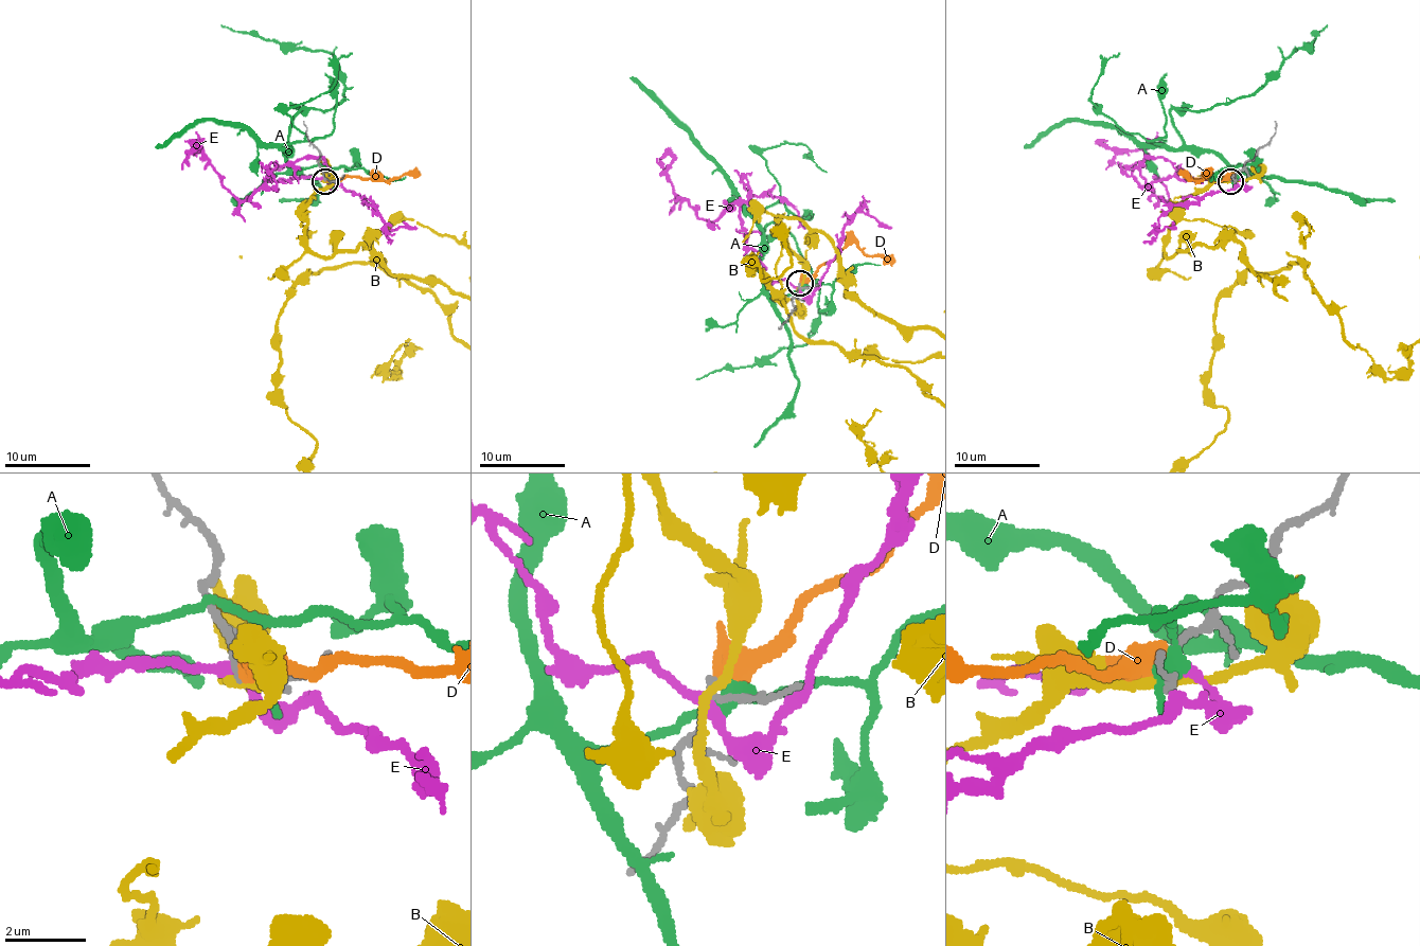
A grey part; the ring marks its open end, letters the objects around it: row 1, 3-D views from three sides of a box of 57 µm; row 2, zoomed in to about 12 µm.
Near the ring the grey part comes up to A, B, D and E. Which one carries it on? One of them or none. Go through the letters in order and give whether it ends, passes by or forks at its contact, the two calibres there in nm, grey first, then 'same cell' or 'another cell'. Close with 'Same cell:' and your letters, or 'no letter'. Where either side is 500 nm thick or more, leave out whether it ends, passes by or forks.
A: it passes by; 200 nm thick on the grey side, 360 nm on the other; another cell
B: it passes by; 150 nm thick on the grey side, 220 nm on the other; another cell
D: it passes by; 160 nm thick on the grey side, 460 nm on the other; another cell
E: it passes by; 190 nm thick on the grey side, 240 nm on the other; another cell
Same cell: no letter

